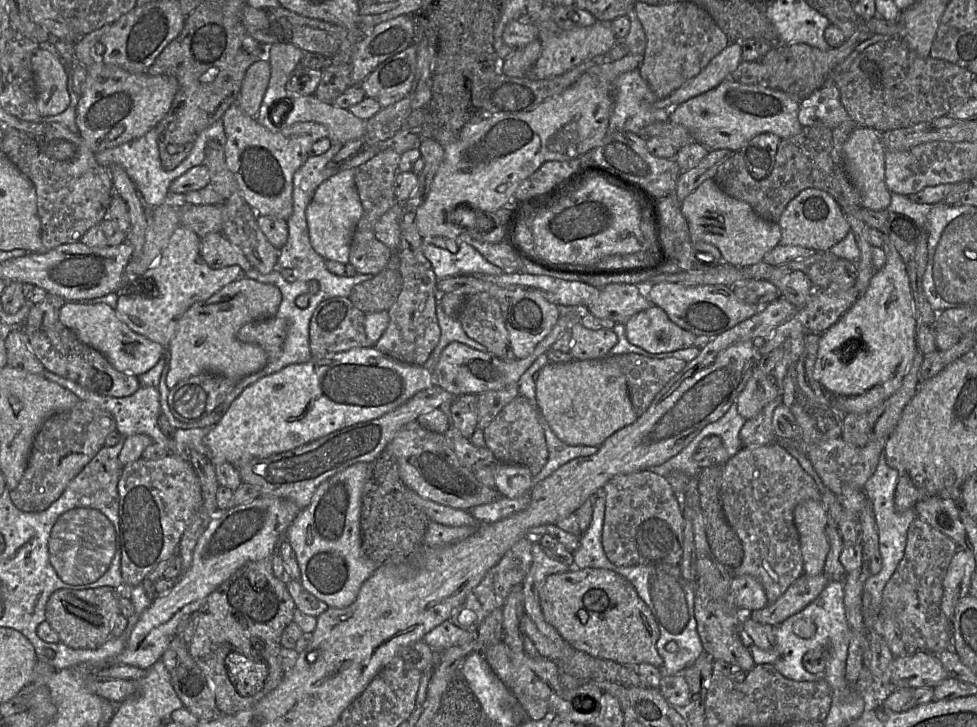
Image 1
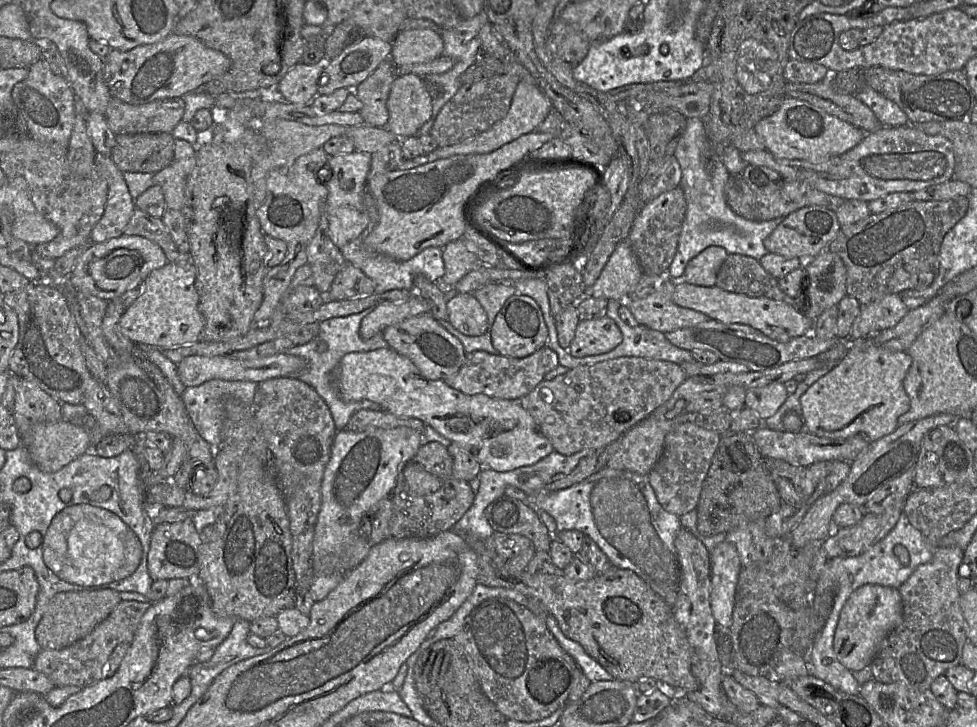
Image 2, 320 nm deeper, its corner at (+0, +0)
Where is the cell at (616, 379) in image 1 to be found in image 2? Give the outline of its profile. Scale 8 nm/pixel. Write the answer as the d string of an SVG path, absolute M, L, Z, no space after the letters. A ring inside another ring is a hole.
M624 356L578 366L549 381L540 382L520 399L521 405L534 418L540 432L549 439L554 450L570 456L584 449L600 450L616 441L627 430L667 402L687 376L681 365L670 361Z

